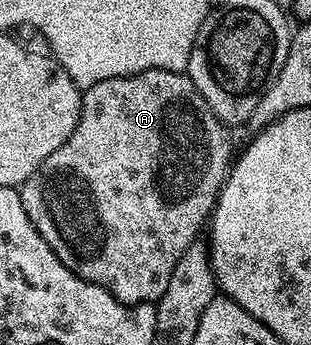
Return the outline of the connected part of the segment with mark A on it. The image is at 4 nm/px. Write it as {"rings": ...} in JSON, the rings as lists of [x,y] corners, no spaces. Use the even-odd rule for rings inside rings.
{"rings":[[[145,70],[139,74],[132,74],[129,78],[109,78],[108,80],[100,80],[100,84],[92,84],[82,90],[82,115],[76,124],[76,128],[72,132],[72,136],[68,136],[68,140],[64,140],[64,144],[60,144],[60,148],[56,148],[56,152],[52,152],[52,156],[48,156],[48,160],[44,160],[44,164],[40,164],[38,171],[32,176],[28,176],[28,180],[22,183],[20,193],[22,196],[22,203],[24,204],[24,212],[28,212],[28,220],[32,220],[36,232],[40,232],[40,236],[44,236],[48,248],[52,248],[52,252],[56,252],[56,256],[60,260],[60,264],[64,264],[64,268],[68,268],[76,276],[80,276],[84,280],[100,284],[100,288],[104,288],[109,294],[116,296],[116,300],[120,300],[126,306],[138,306],[142,302],[149,302],[151,304],[157,303],[158,299],[164,296],[164,288],[168,288],[168,280],[172,280],[172,268],[176,268],[176,260],[180,260],[180,256],[184,256],[184,252],[196,241],[199,237],[198,233],[200,233],[201,230],[203,233],[210,215],[214,212],[214,202],[218,199],[219,192],[222,191],[222,184],[226,181],[227,173],[232,165],[230,134],[231,131],[223,126],[222,121],[212,112],[212,108],[208,108],[204,96],[200,96],[196,84],[192,84],[190,75],[185,72],[176,70]]]}

